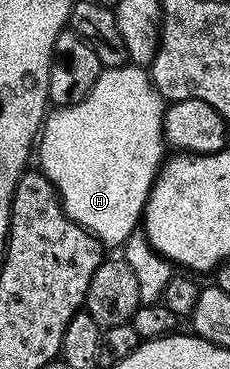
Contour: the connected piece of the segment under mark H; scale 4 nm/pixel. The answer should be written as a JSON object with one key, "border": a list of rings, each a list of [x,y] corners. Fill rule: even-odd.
{"border":[[[132,64],[110,66],[102,69],[99,80],[95,80],[91,92],[87,92],[87,96],[83,100],[79,100],[79,104],[75,104],[74,106],[59,106],[50,109],[42,125],[39,135],[39,145],[35,150],[36,157],[41,157],[41,163],[39,163],[41,173],[48,176],[51,184],[57,190],[57,197],[61,200],[61,206],[65,209],[66,216],[69,217],[71,221],[78,222],[84,230],[95,235],[106,247],[123,247],[126,240],[142,225],[145,205],[149,199],[153,181],[157,179],[157,171],[161,168],[163,155],[166,153],[164,150],[167,150],[165,131],[163,130],[166,105],[166,99],[162,98],[161,95],[154,90],[153,80],[149,76],[148,69]]]}

